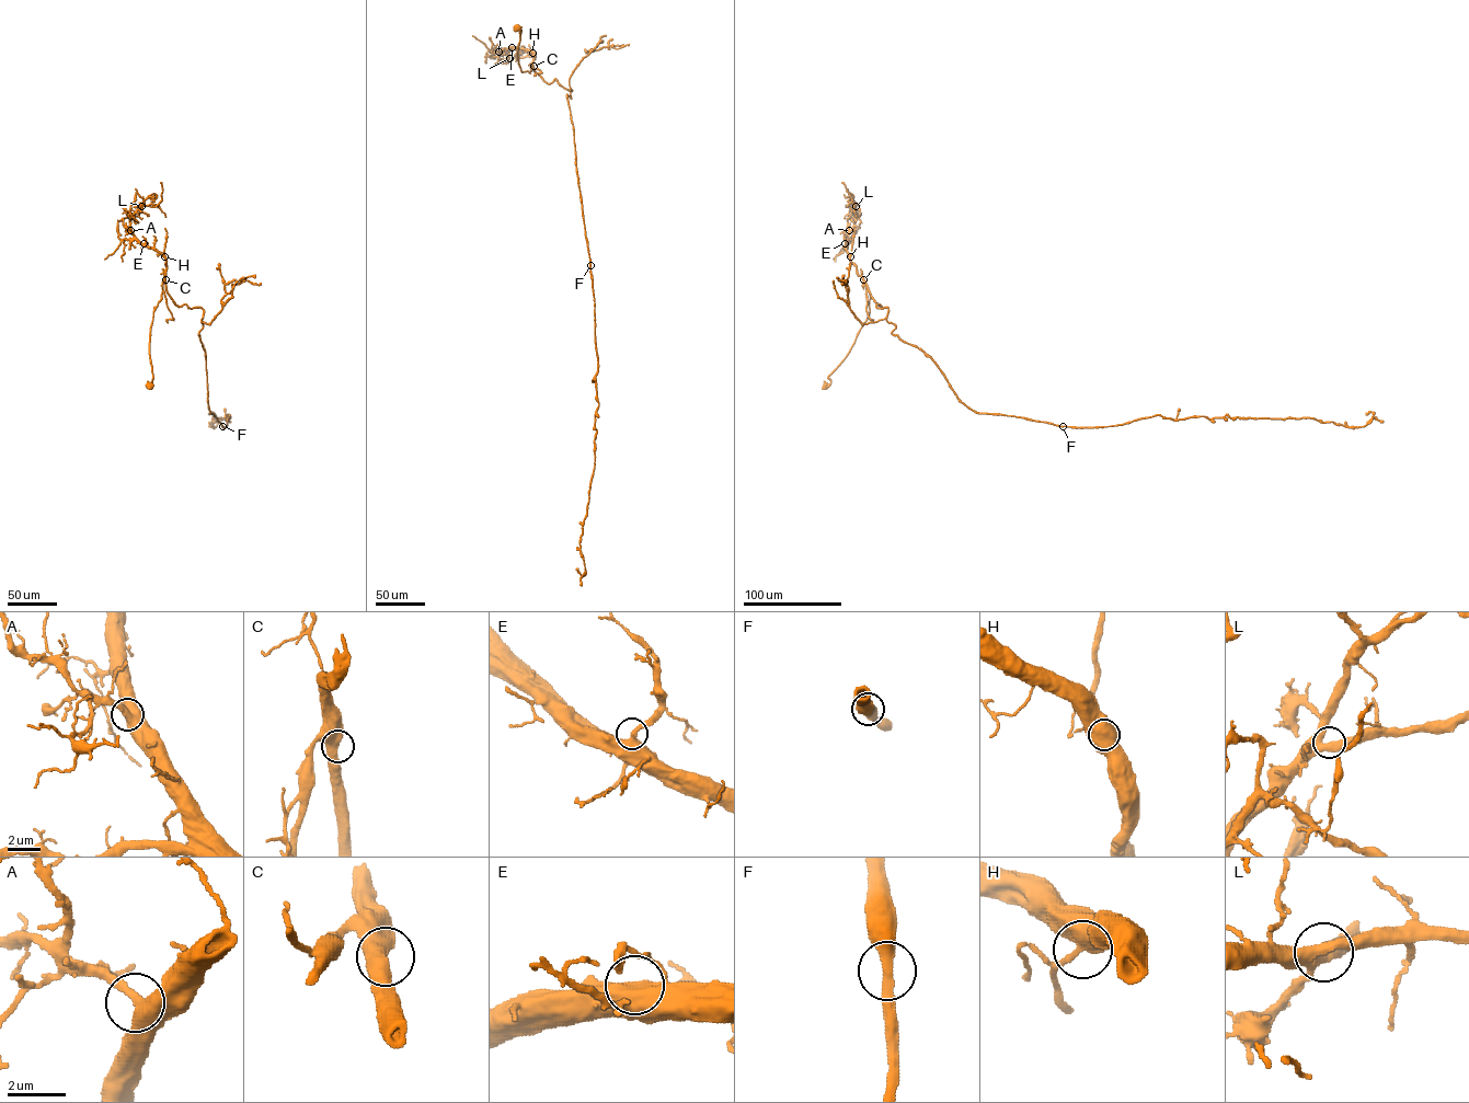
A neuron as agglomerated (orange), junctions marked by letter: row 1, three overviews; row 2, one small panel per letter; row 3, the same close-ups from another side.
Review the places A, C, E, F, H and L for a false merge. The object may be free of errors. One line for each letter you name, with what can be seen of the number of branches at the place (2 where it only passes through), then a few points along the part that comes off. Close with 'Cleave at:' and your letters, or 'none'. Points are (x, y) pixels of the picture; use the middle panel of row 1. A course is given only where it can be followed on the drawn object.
Cleave at: none

